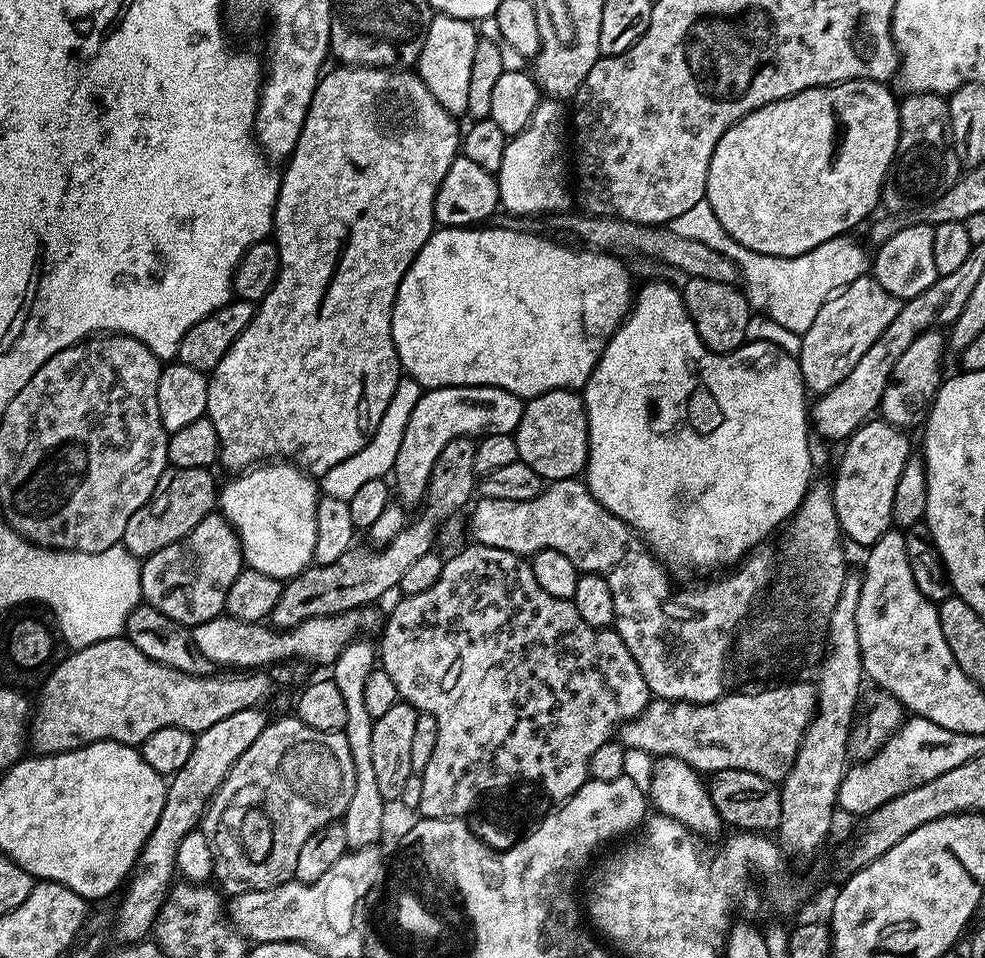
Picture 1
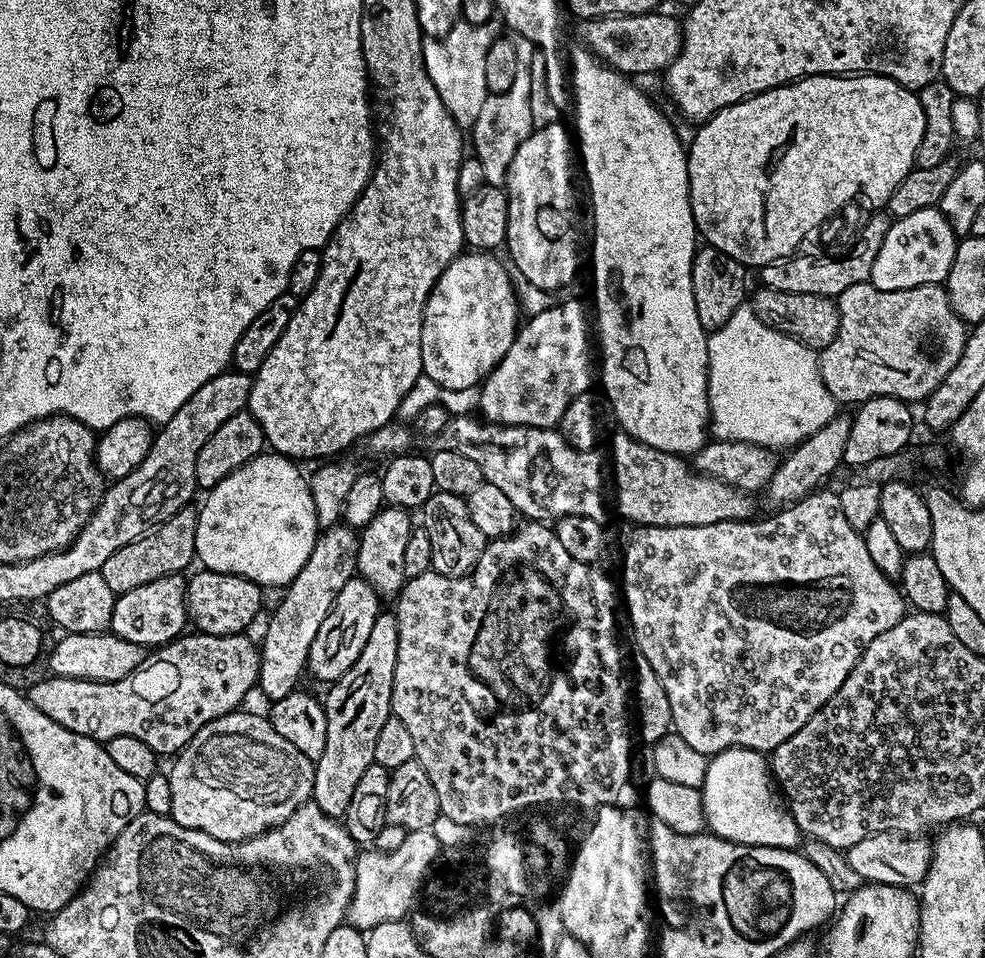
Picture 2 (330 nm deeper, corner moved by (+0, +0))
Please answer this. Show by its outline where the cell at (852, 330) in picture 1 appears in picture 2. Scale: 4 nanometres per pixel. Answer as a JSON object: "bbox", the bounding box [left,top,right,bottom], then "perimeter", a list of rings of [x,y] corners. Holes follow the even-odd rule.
{"bbox":[818,282,966,406],"perimeter":[[[870,282],[850,286],[836,300],[840,311],[838,334],[818,356],[822,382],[837,405],[859,406],[875,396],[923,402],[958,362],[966,325],[950,306],[944,284],[910,290],[878,290]]]}

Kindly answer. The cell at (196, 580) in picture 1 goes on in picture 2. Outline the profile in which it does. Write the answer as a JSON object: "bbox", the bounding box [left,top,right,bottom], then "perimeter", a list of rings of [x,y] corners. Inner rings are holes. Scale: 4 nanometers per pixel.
{"bbox":[110,573,187,650],"perimeter":[[[176,573],[148,582],[146,586],[138,586],[138,590],[119,593],[114,602],[110,632],[118,638],[126,638],[126,642],[152,650],[172,643],[185,631],[187,624],[187,581]]]}

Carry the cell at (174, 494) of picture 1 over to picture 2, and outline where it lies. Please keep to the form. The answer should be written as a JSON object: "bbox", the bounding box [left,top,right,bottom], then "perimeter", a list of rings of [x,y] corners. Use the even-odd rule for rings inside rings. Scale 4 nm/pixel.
{"bbox":[100,506,199,593],"perimeter":[[[189,506],[178,510],[169,519],[157,524],[152,531],[140,536],[134,542],[122,546],[122,550],[114,550],[106,562],[102,562],[100,573],[106,578],[106,586],[114,593],[138,590],[138,586],[146,586],[158,578],[166,578],[176,573],[183,573],[188,563],[195,561],[195,530],[198,527],[199,514],[195,507]]]}

